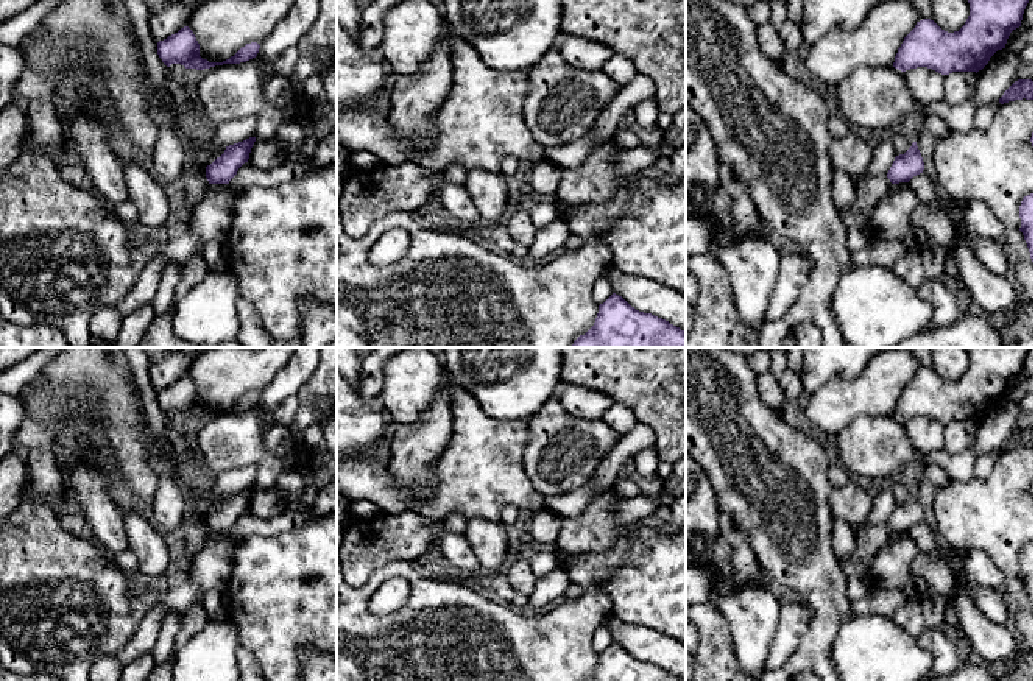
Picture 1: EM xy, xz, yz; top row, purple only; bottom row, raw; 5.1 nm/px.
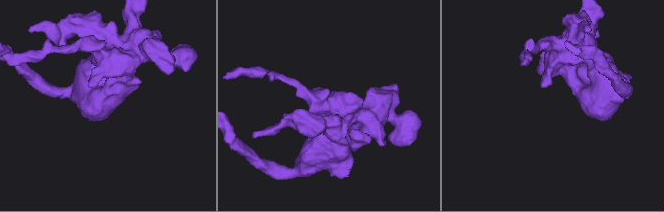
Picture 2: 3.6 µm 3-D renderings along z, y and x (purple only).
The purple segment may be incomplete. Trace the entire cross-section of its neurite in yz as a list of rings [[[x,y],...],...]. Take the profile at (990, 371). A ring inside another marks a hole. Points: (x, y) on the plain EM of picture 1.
[[[968,348],[970,365],[965,374],[954,382],[941,379],[934,369],[923,368],[904,386],[895,405],[893,416],[906,421],[927,416],[941,424],[952,421],[979,421],[990,407],[1005,397],[1010,382],[1021,376],[1023,363],[1030,348]]]

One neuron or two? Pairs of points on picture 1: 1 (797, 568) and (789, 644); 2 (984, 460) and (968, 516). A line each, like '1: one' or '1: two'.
1: two
2: two

